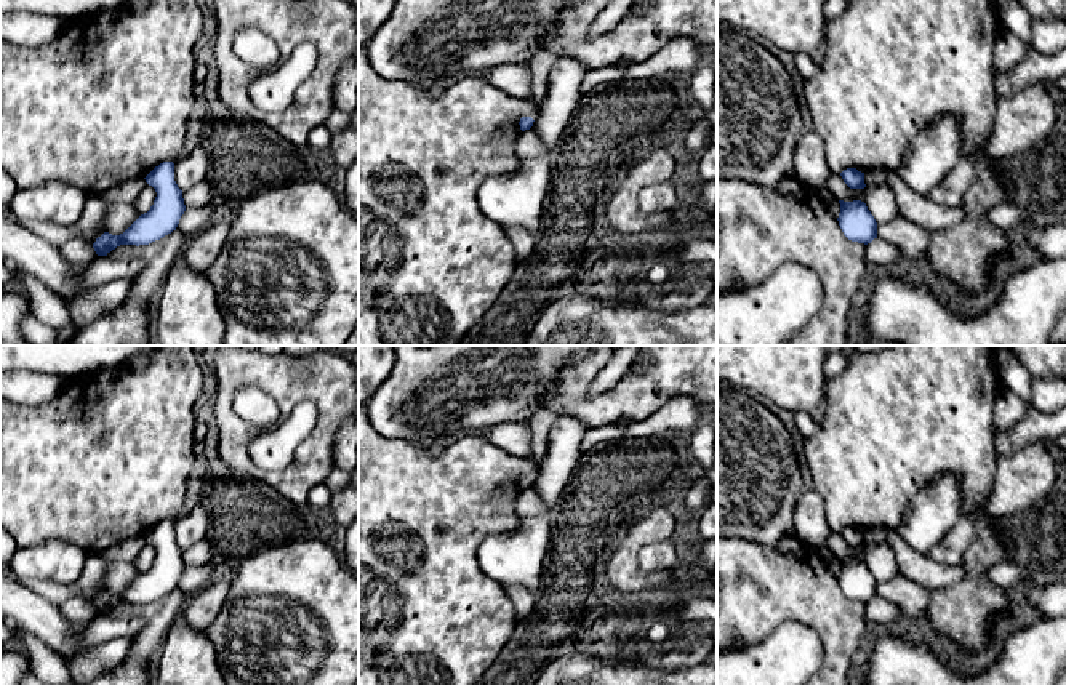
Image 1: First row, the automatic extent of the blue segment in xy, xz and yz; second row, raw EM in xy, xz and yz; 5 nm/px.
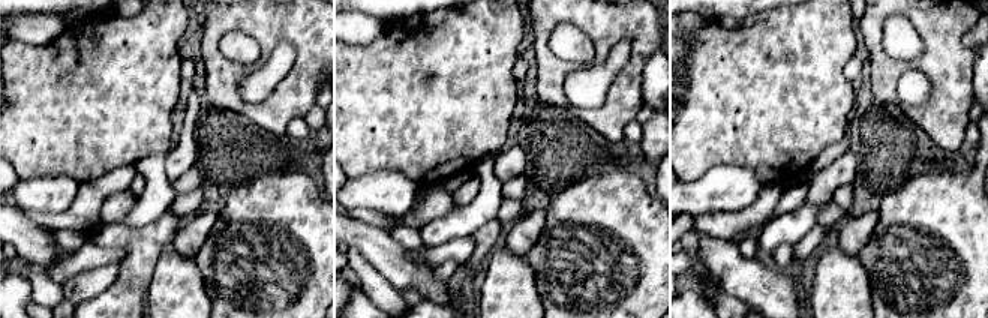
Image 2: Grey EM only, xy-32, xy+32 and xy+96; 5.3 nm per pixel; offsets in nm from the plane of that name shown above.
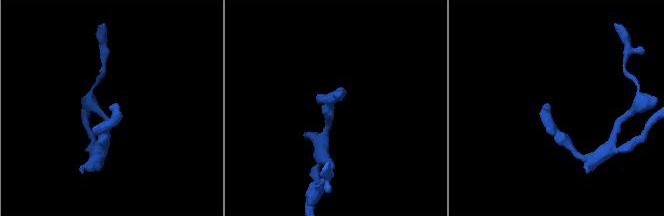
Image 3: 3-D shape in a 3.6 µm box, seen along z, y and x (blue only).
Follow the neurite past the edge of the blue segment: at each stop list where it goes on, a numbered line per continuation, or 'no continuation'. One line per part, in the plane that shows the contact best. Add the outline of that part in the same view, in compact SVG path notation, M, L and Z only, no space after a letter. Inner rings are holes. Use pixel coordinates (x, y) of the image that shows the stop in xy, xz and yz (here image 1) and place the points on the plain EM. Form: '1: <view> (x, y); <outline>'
no continuation

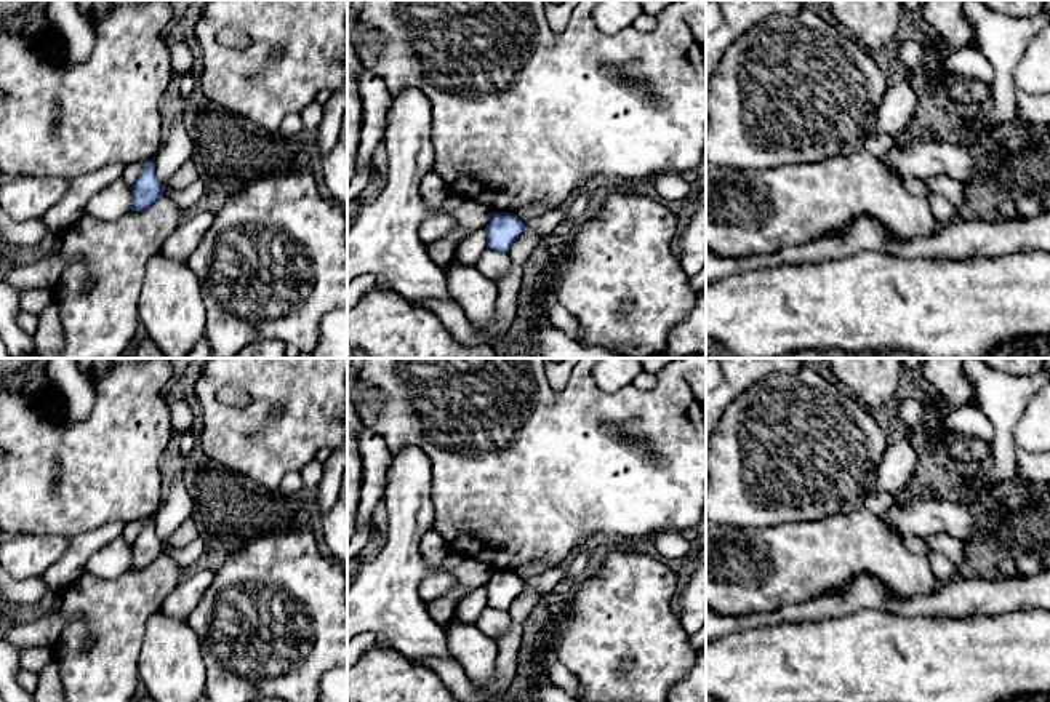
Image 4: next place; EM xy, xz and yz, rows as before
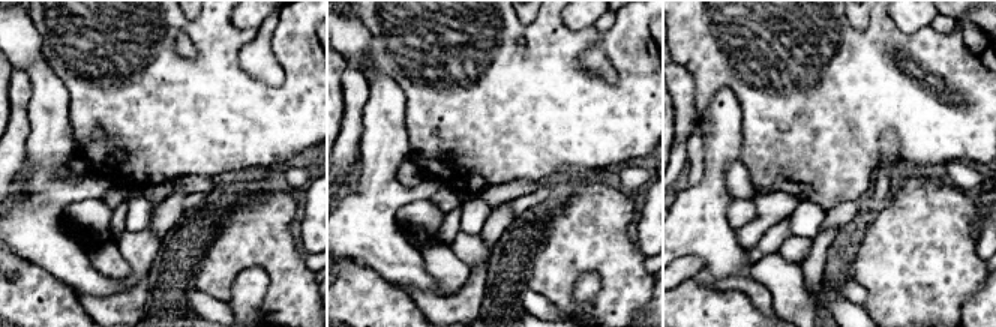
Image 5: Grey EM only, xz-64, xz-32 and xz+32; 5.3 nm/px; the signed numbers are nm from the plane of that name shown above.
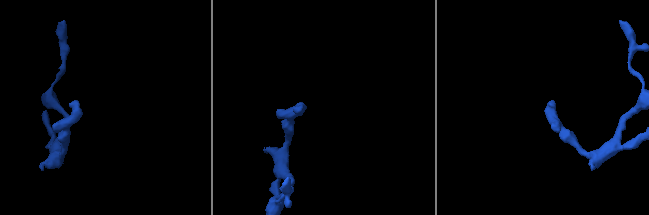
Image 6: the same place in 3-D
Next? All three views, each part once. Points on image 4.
no continuation

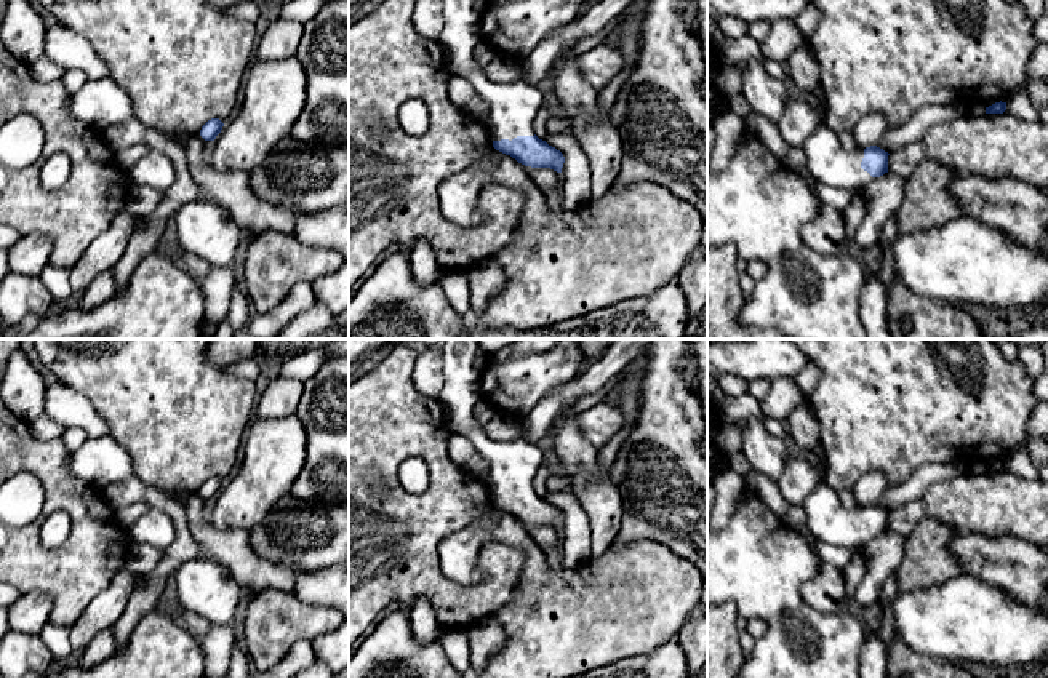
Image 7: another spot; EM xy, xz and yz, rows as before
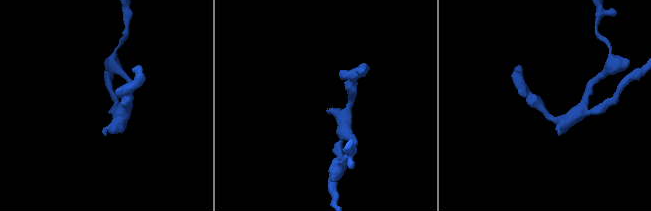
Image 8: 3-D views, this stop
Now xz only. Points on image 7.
1: xz (512, 464); M442 339L445 387L438 395L450 432L466 437L490 465L491 499L534 494L533 478L544 464L541 443L526 438L494 441L474 417L482 400L480 369L475 366L478 339Z

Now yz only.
1: yz (828, 520); M827 481L818 485L802 507L806 528L814 539L824 544L859 550L878 537L861 526L864 507L843 507L837 489Z

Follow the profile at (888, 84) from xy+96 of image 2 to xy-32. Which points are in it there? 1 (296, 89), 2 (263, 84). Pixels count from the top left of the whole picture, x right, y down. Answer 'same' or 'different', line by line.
1: same
2: different

